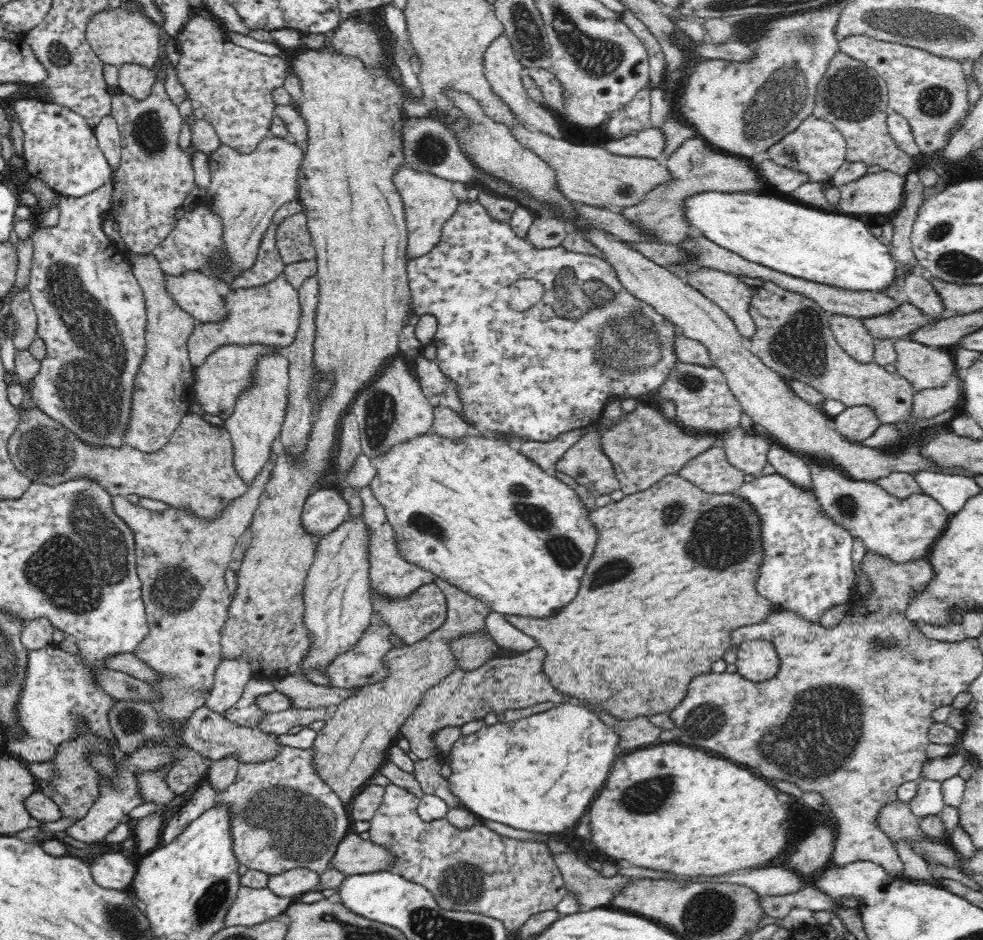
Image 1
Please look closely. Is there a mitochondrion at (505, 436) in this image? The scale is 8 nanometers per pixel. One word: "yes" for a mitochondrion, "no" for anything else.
no

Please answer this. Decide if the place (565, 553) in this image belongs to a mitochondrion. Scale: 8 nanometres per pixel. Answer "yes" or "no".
yes

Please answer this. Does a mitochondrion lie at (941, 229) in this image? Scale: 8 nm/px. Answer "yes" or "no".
yes

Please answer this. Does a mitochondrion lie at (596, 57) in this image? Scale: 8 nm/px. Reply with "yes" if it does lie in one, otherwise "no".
yes

